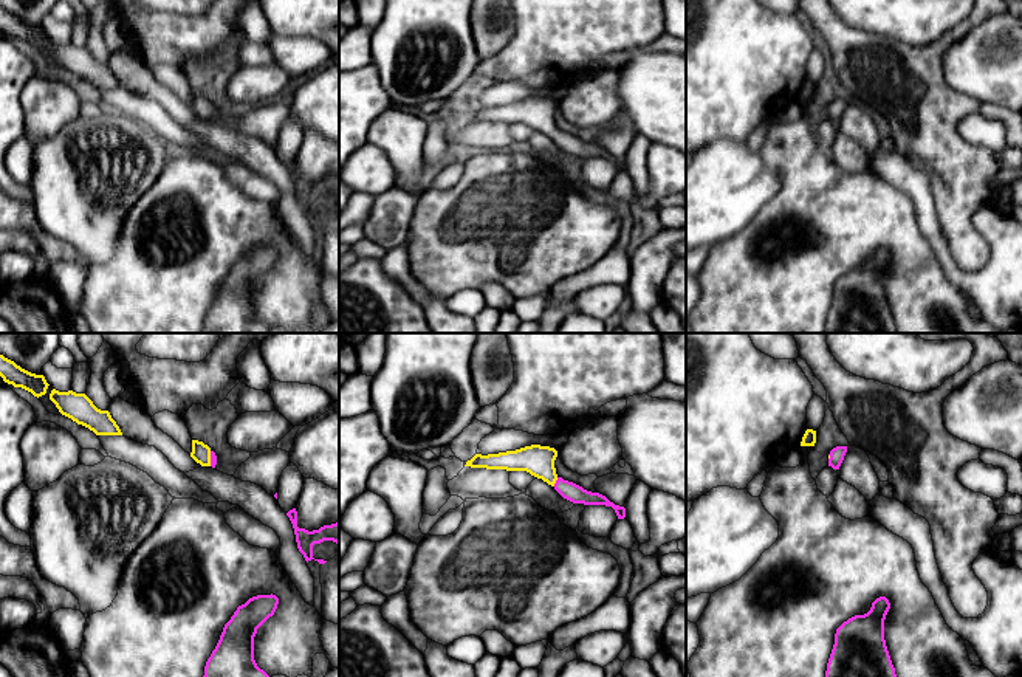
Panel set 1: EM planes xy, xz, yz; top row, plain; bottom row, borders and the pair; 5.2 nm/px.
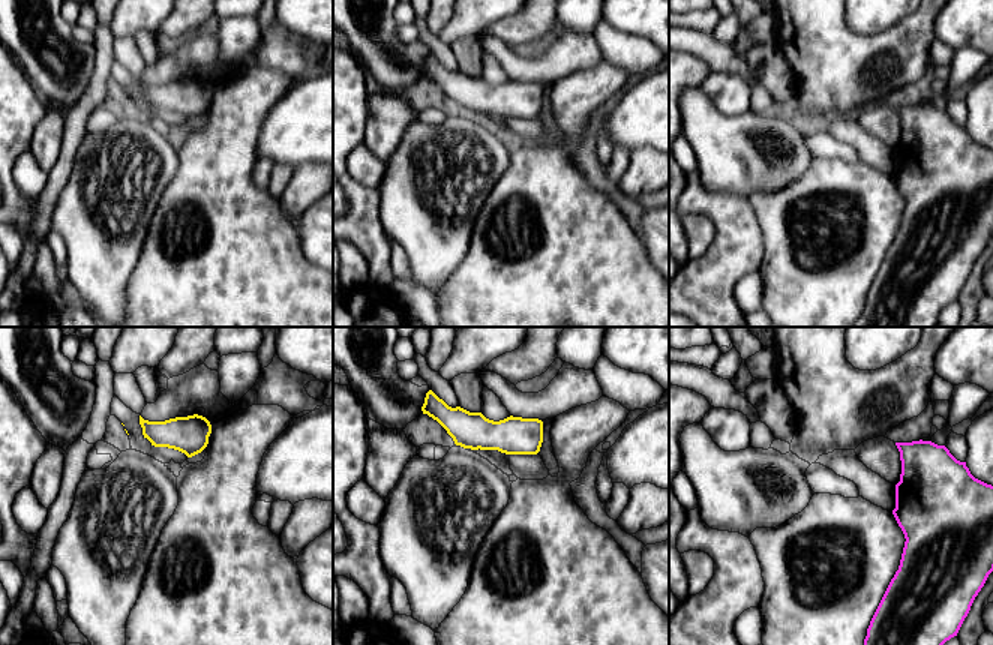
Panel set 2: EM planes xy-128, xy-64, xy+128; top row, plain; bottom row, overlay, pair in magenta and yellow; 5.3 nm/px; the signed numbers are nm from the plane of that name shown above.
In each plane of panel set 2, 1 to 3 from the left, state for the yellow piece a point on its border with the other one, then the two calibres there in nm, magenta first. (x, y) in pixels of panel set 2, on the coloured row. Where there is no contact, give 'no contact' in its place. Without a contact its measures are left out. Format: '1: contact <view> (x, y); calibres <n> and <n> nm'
1: no contact
2: no contact
3: no contact

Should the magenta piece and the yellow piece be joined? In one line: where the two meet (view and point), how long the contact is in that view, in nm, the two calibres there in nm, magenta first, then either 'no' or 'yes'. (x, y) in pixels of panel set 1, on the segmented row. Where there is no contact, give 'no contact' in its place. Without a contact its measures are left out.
contact xz (556, 482); length 50 nm; calibres 90 and 160 nm; yes

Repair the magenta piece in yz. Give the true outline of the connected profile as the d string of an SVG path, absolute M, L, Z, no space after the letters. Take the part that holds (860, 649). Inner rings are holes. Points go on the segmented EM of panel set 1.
M880 596L867 613L855 615L836 629L825 677L897 677L884 640L889 609L889 600Z

